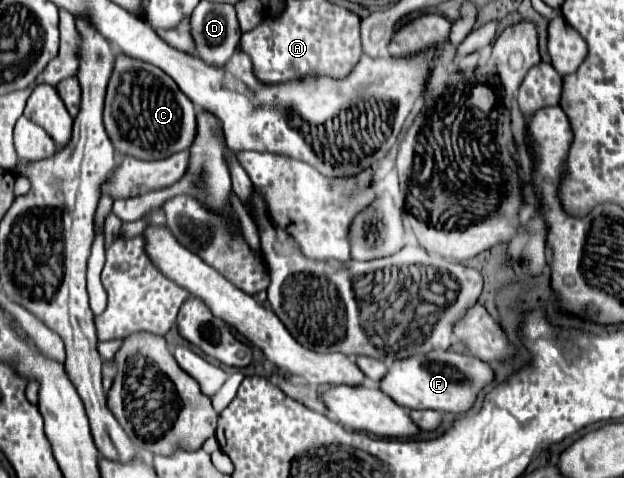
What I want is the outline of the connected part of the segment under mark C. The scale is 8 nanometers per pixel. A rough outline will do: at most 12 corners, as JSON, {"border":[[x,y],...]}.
{"border":[[116,54],[104,128],[122,156],[168,158],[196,110],[160,68]]}

